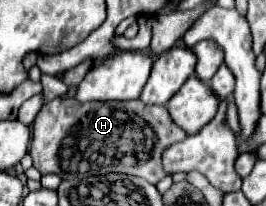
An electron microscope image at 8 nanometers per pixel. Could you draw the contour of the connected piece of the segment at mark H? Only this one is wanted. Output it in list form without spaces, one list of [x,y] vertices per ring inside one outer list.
[[[72,98],[66,100],[52,100],[42,106],[34,120],[32,130],[32,144],[30,144],[30,156],[34,160],[34,168],[40,174],[58,174],[64,180],[72,178],[86,178],[86,176],[98,176],[98,174],[130,174],[140,176],[148,180],[150,184],[158,184],[164,178],[164,170],[160,164],[160,154],[166,146],[184,140],[188,134],[170,120],[170,114],[164,106],[146,106],[142,100],[128,100],[128,102],[88,102],[78,104]]]

